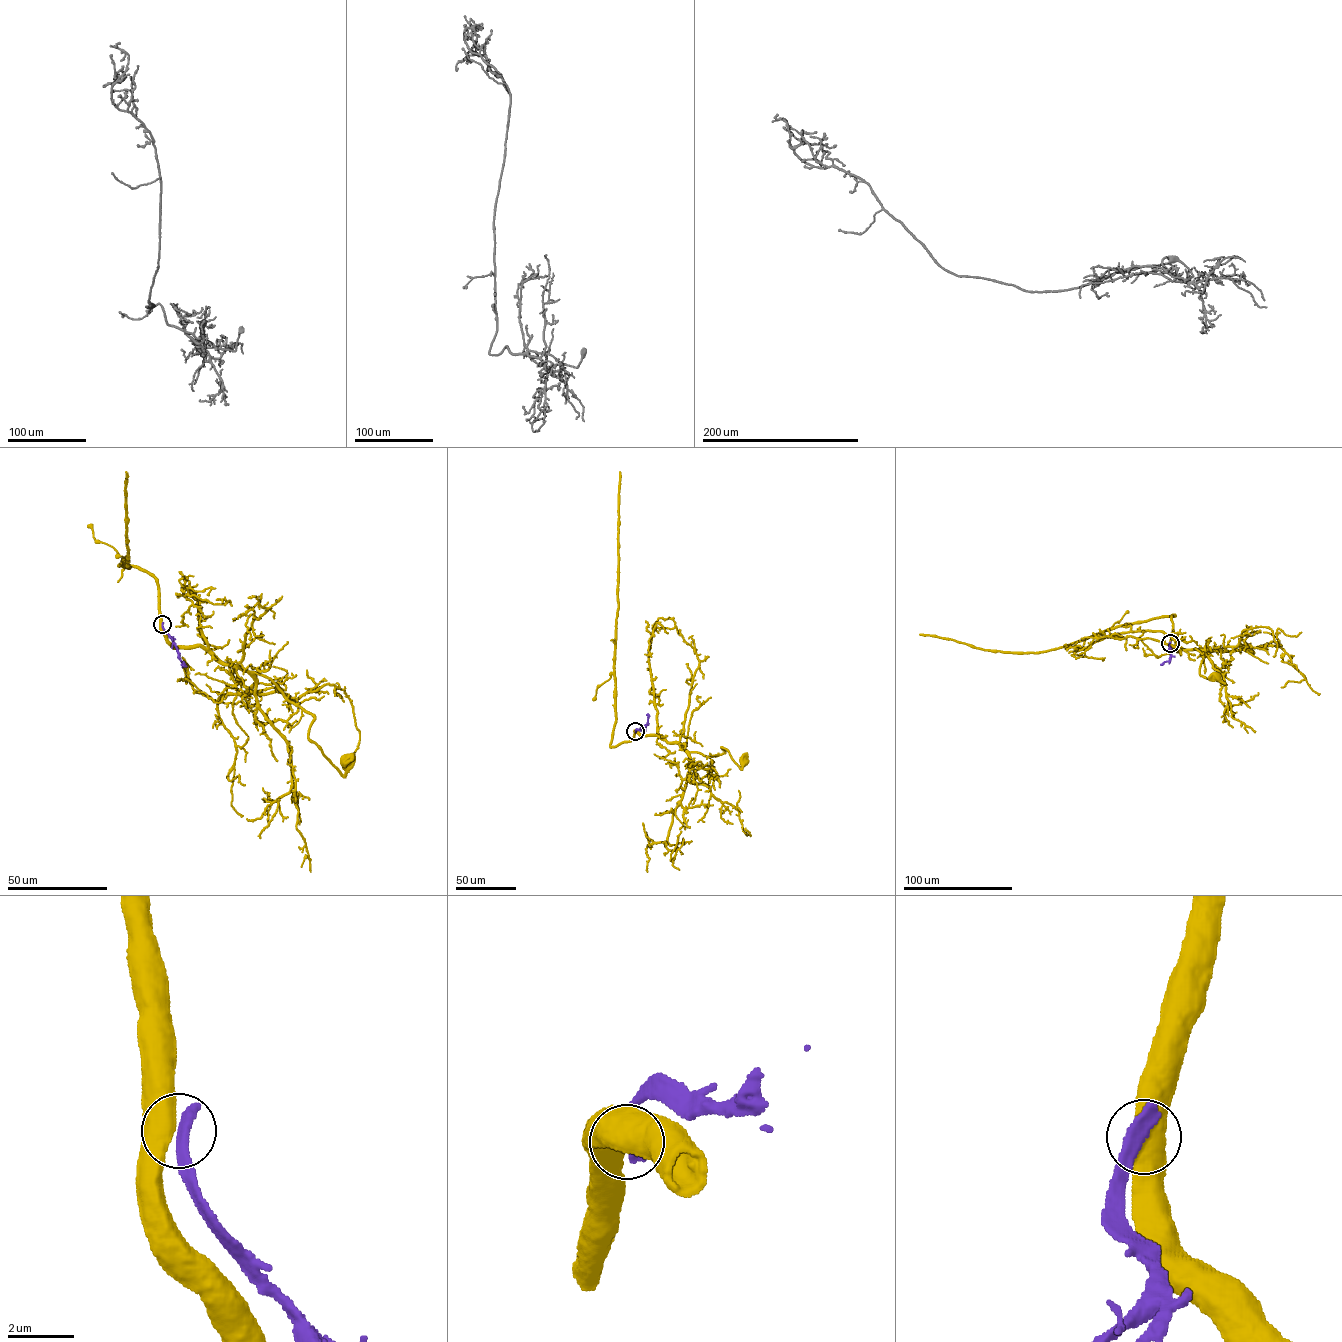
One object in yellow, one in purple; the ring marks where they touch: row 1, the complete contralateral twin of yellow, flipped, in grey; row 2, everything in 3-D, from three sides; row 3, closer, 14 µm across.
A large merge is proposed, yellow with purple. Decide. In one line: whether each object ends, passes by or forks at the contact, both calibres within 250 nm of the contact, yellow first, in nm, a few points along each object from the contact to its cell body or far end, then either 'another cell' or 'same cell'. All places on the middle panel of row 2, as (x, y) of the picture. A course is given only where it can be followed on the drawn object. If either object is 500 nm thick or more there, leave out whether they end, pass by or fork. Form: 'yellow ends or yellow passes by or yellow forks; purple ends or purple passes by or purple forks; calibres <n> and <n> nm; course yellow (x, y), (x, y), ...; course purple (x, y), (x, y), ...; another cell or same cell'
calibres 500 and 440 nm; course yellow (635, 731), (658, 735), (708, 757), (725, 752), (721, 746), (741, 769), (744, 761); course purple (635, 731), (646, 725), (646, 715); another cell

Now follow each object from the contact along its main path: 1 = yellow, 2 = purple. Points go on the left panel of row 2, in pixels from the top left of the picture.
1: (162, 624), (172, 646), (201, 646), (219, 662), (268, 677), (314, 717), (308, 738), (343, 776), (347, 759)
2: (162, 624), (184, 666), (181, 664)

